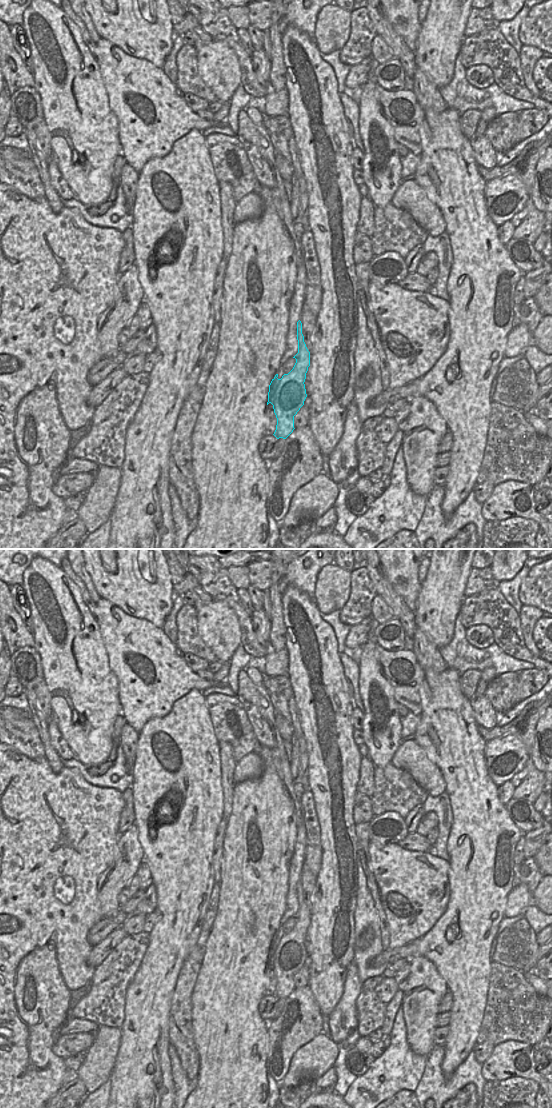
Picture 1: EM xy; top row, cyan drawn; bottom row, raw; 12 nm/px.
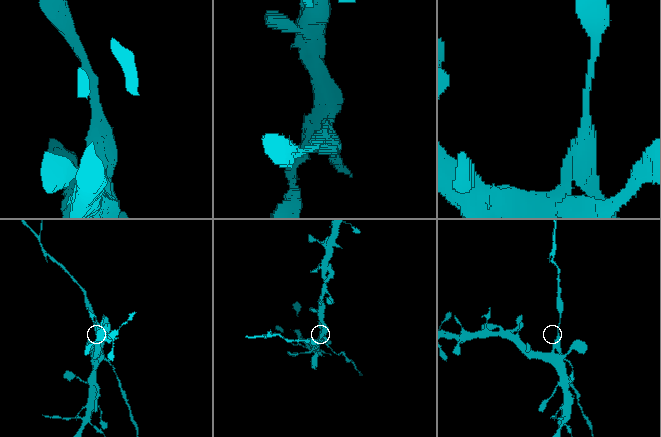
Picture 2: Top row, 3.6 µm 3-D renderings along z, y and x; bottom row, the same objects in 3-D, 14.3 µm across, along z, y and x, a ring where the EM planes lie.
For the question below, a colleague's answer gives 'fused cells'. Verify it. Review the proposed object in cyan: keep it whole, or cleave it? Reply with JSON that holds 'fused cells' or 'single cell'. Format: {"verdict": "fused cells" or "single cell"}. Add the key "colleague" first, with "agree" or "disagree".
{"colleague": "agree", "verdict": "fused cells"}

